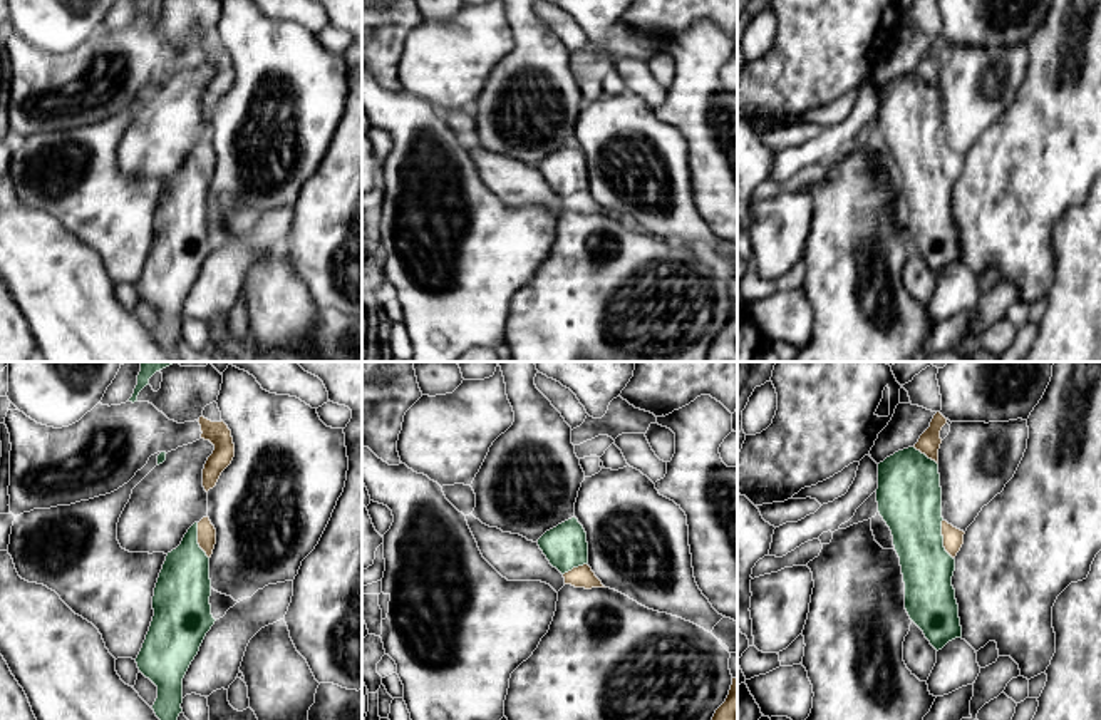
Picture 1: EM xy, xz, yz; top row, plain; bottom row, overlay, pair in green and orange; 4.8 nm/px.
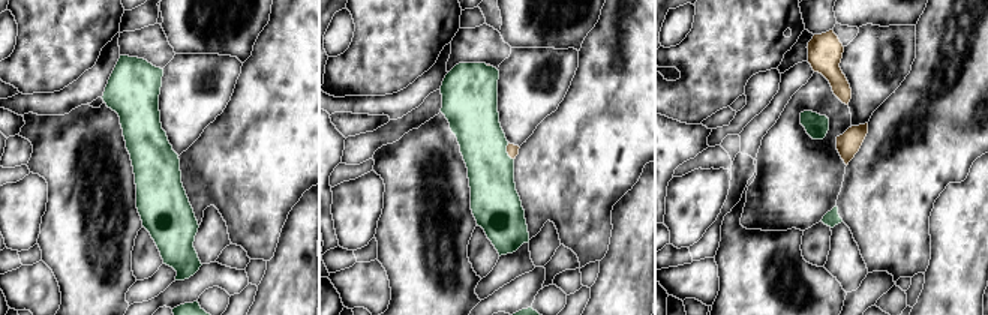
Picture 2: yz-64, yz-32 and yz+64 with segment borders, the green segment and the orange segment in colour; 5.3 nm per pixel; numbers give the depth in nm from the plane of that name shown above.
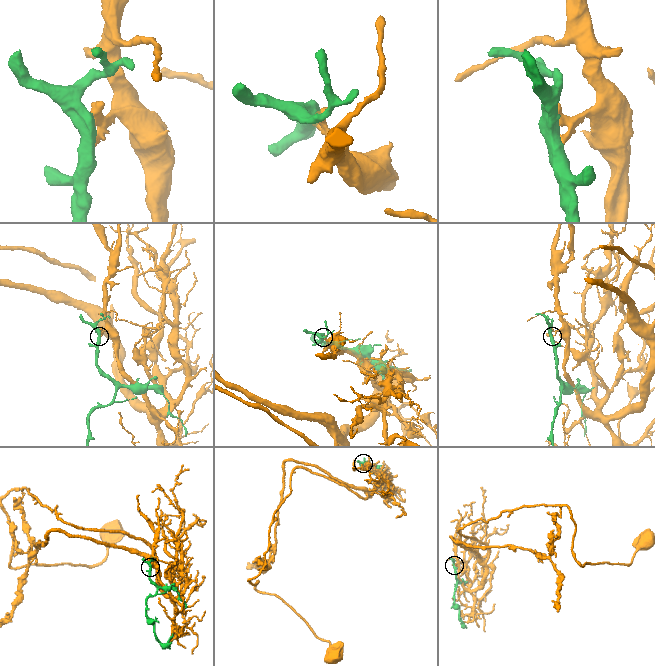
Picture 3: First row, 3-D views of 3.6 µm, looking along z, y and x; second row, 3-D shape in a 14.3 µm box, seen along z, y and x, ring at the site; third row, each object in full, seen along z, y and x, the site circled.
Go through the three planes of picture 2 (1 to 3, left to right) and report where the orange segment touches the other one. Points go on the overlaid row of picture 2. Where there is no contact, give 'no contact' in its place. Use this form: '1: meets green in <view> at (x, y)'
1: no contact
2: meets green in yz-32 at (505, 152)
3: no contact

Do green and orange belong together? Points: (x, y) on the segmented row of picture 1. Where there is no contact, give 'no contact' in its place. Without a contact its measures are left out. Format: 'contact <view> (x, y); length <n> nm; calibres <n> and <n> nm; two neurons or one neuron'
contact yz (942, 540); length 200 nm; calibres 300 and 100 nm; two neurons

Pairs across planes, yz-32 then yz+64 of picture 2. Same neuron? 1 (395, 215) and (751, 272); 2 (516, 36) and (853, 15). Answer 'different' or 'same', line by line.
1: same
2: same

